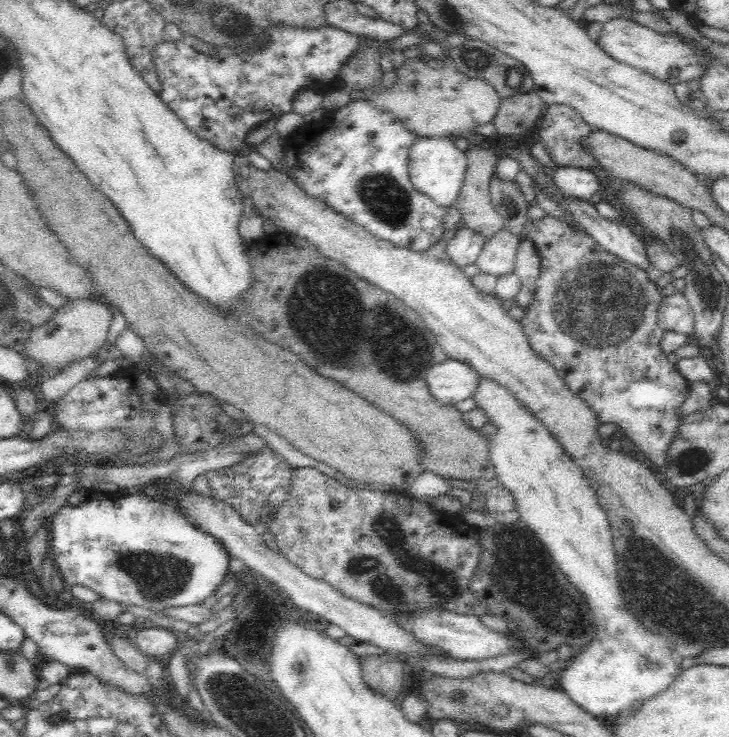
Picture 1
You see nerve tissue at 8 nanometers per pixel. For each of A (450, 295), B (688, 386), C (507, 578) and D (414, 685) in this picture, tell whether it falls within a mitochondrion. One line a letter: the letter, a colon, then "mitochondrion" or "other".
A: other
B: other
C: mitochondrion
D: other

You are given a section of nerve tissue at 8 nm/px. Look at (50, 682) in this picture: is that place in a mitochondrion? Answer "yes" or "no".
no

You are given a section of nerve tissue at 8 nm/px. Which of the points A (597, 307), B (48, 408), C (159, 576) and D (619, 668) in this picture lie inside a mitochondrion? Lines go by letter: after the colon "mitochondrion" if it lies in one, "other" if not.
A: mitochondrion
B: other
C: mitochondrion
D: other

